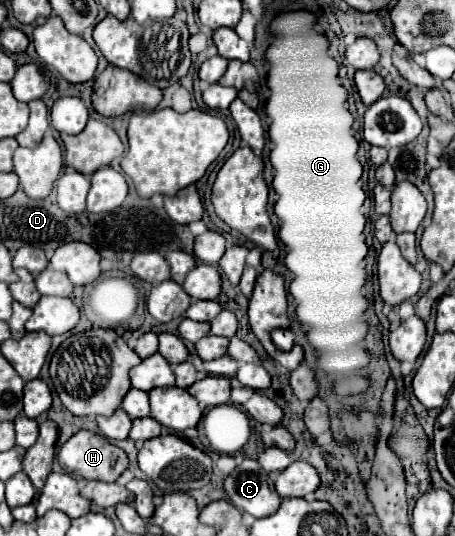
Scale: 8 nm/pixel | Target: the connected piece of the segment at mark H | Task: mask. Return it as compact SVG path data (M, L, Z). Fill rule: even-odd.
M90 430L76 432L58 452L58 462L70 476L84 480L116 482L128 468L128 456L122 448L110 444L104 436Z

